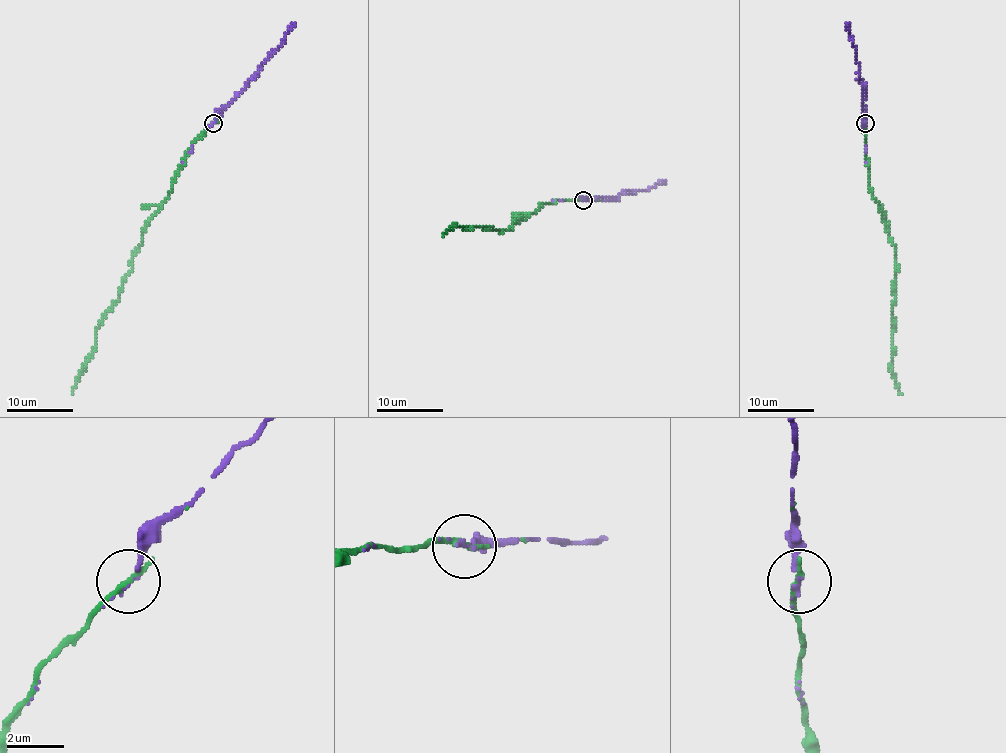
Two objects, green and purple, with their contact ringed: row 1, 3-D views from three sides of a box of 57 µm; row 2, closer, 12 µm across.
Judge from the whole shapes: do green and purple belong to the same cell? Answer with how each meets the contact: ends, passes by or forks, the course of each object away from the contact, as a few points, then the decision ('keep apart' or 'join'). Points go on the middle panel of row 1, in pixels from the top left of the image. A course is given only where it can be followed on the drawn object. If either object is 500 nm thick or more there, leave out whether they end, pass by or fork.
green ends there; purple ends there; green runs (583, 199), (542, 204), (508, 231), (455, 226), (442, 236); purple runs (583, 199), (613, 199), (621, 193), (646, 191), (654, 184), (664, 184); join

